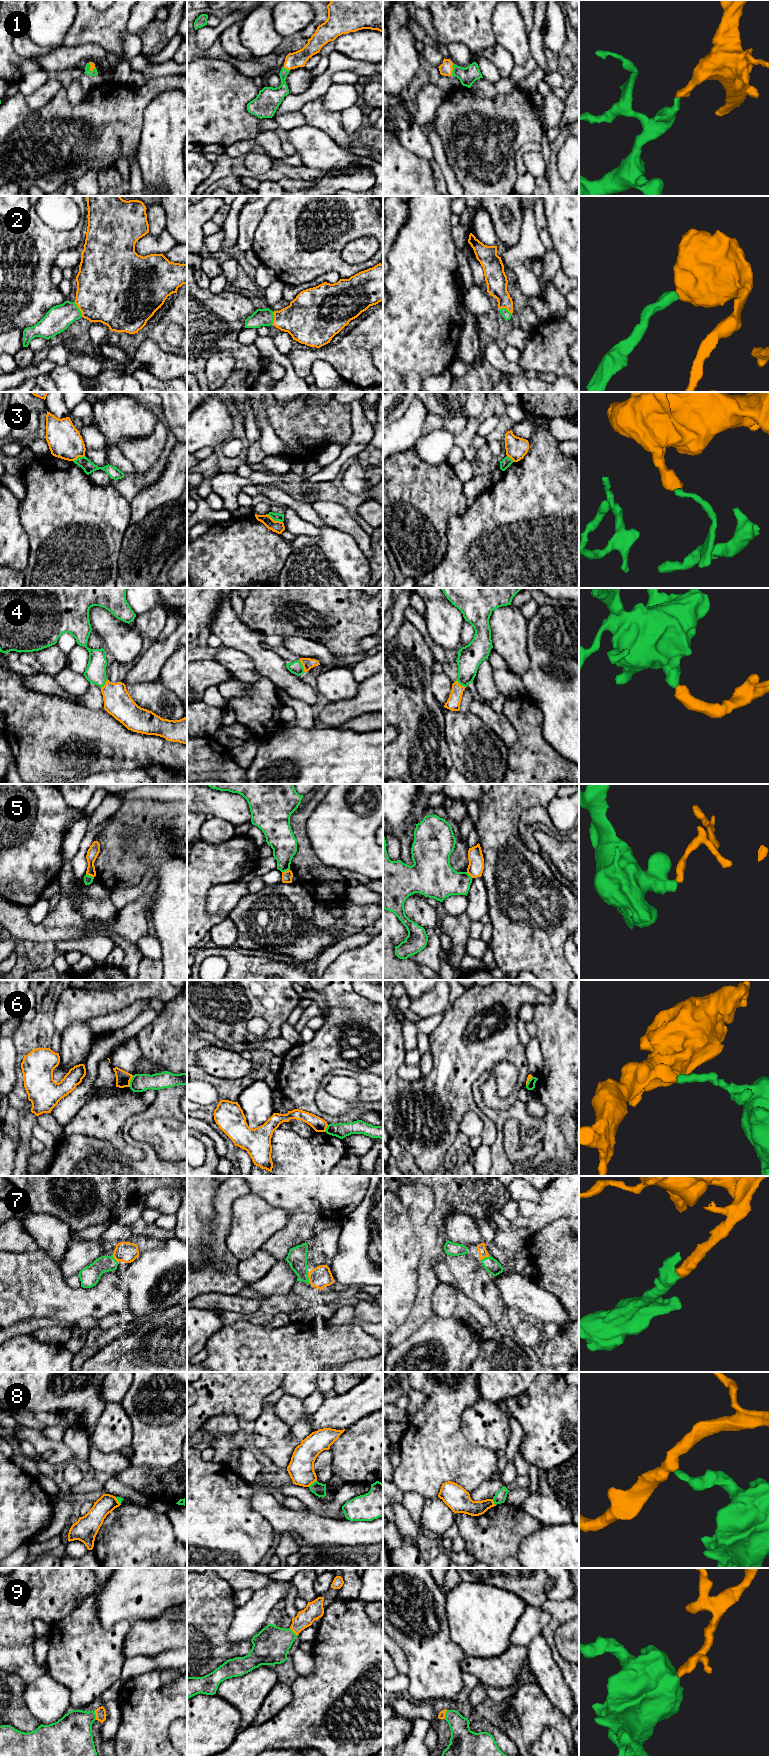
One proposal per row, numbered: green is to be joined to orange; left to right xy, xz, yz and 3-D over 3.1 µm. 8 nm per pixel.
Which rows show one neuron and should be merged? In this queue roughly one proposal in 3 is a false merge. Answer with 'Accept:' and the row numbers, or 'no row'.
Accept: 1, 2, 4, 7, 9

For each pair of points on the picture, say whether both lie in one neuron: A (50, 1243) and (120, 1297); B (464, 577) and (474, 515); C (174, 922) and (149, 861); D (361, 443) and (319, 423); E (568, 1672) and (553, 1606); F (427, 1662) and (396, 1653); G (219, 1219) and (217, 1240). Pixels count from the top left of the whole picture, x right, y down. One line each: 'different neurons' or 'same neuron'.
A: different neurons
B: same neuron
C: same neuron
D: different neurons
E: same neuron
F: different neurons
G: same neuron

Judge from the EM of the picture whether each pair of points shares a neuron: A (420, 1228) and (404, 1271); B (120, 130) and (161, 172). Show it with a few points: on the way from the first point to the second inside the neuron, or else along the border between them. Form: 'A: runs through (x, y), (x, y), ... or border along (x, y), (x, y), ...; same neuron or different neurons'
A: border along (408, 1214), (413, 1232), (419, 1238); different neurons
B: border along (143, 125), (136, 154); different neurons

